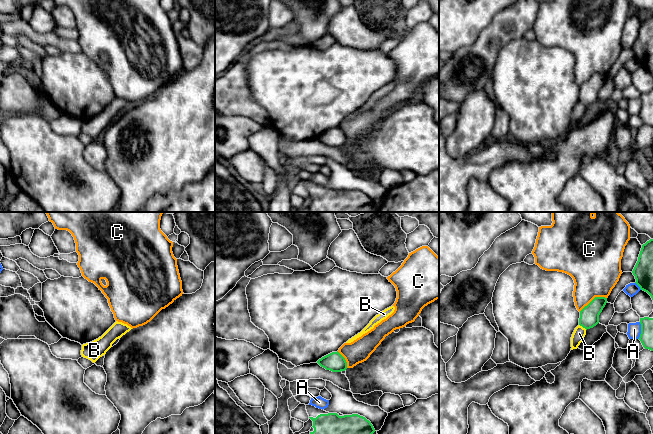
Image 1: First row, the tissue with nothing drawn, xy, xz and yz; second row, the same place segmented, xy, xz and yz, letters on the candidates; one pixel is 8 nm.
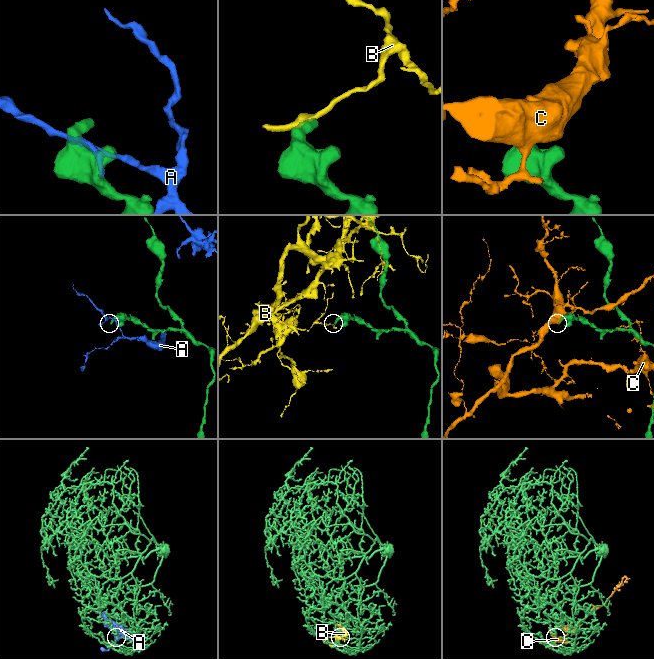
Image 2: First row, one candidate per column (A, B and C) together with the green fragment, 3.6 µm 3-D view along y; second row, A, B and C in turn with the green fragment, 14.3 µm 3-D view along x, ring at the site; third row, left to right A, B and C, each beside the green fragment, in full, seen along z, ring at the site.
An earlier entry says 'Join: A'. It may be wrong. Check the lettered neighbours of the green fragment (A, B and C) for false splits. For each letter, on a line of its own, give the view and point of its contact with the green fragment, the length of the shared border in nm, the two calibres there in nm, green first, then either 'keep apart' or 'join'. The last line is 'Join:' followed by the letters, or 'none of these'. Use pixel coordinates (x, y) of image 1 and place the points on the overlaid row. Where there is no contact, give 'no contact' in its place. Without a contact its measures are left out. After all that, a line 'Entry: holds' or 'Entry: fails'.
A: yz (641, 330) | 140 nm | 110/110 nm | keep apart
B: yz (583, 327) | 80 nm | 160/100 nm | keep apart
C: yz (593, 299) | 260 nm | 160/400 nm | keep apart
Join: none of these
Entry: fails

